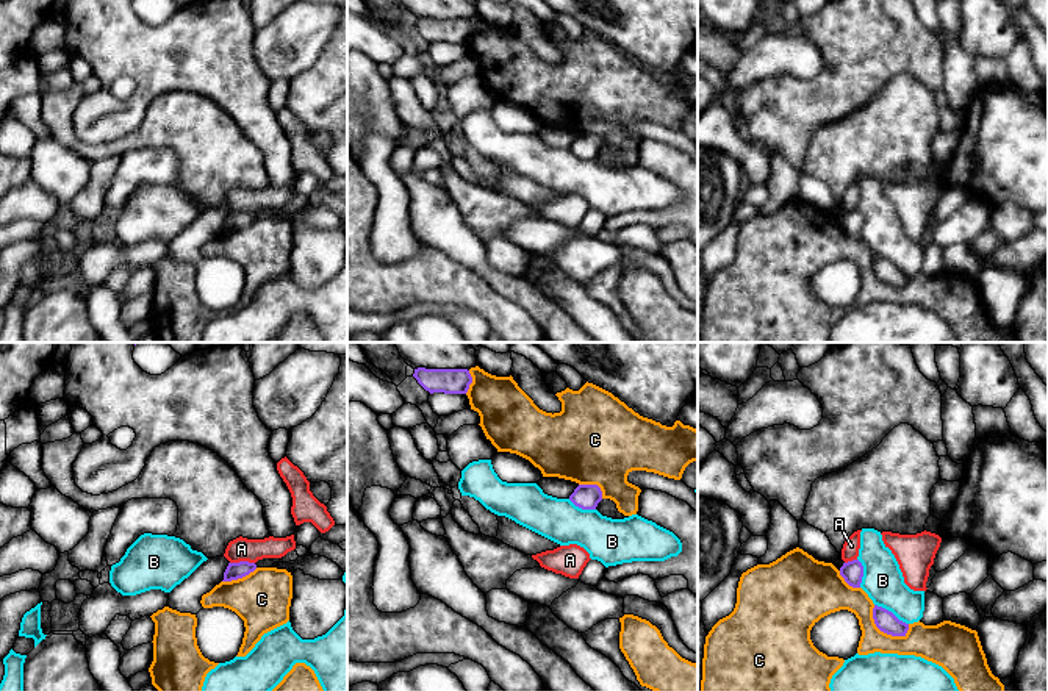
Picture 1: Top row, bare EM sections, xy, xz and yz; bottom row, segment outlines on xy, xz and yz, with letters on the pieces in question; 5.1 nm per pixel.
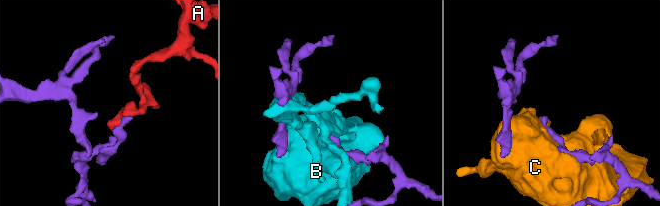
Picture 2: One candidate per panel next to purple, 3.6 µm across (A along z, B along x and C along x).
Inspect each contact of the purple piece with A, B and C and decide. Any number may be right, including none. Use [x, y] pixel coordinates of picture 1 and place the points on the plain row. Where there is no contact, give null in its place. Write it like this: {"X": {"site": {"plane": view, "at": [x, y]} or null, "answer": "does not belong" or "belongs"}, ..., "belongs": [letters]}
{"A": {"site": {"plane": "xy", "at": [241, 211]}, "answer": "does not belong"}, "B": {"site": {"plane": "yz", "at": [890, 261]}, "answer": "does not belong"}, "C": {"site": {"plane": "yz", "at": [881, 280]}, "answer": "does not belong"}, "belongs": []}

